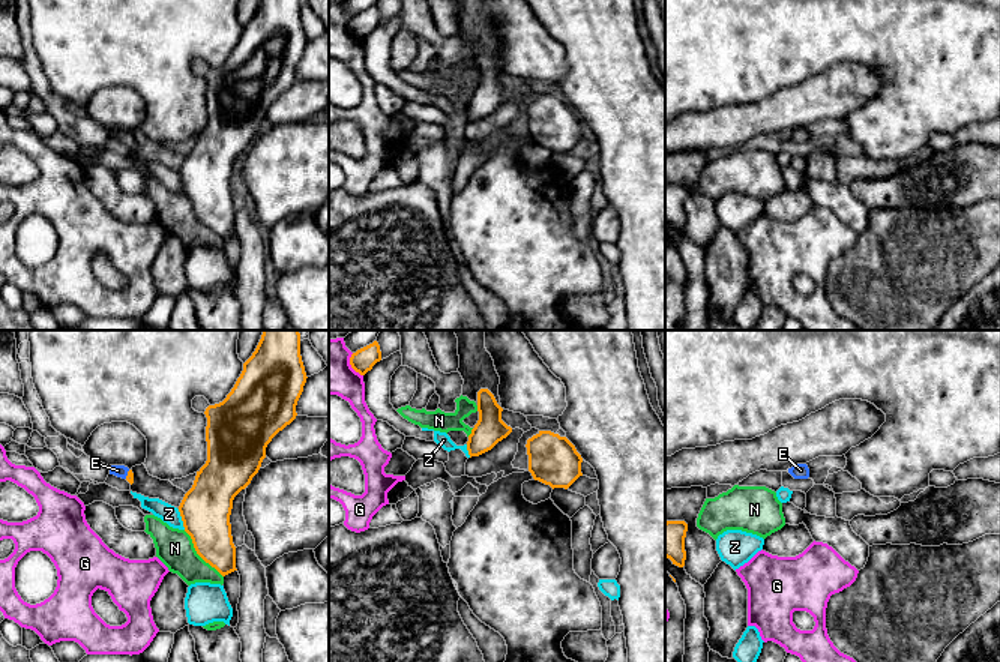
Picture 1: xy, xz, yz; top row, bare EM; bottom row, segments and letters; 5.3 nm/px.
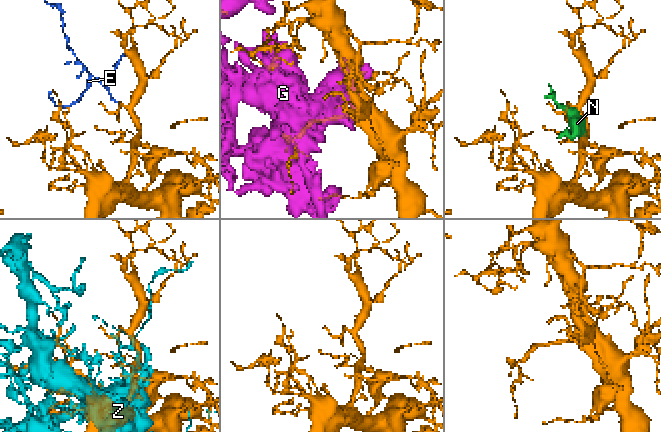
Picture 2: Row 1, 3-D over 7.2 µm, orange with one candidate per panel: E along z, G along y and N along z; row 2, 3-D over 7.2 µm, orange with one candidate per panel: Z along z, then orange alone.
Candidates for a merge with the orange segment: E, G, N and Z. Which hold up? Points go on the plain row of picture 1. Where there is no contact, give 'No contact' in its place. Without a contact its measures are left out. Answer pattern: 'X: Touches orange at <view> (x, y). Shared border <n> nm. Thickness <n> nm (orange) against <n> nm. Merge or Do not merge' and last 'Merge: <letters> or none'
E: Touches orange at xy (128, 138). Shared border 50 nm. Thickness 50 nm (orange) against 60 nm. Merge
G: Touches orange at xz (352, 29). Shared border 140 nm. Thickness 120 nm (orange) against 240 nm. Do not merge
N: Touches orange at xy (198, 218). Shared border 340 nm. Thickness 260 nm (orange) against 200 nm. Do not merge
Z: Touches orange at xy (182, 183). Shared border 120 nm. Thickness 260 nm (orange) against 100 nm. Do not merge
Merge: E

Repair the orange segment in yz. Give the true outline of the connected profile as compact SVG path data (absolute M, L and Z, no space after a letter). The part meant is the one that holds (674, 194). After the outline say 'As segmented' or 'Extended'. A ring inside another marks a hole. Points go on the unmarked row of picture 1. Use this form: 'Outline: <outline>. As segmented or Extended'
Outline: M667 185L665 186L665 221L673 228L683 231L686 224L685 201L688 188L685 185Z. As segmented

